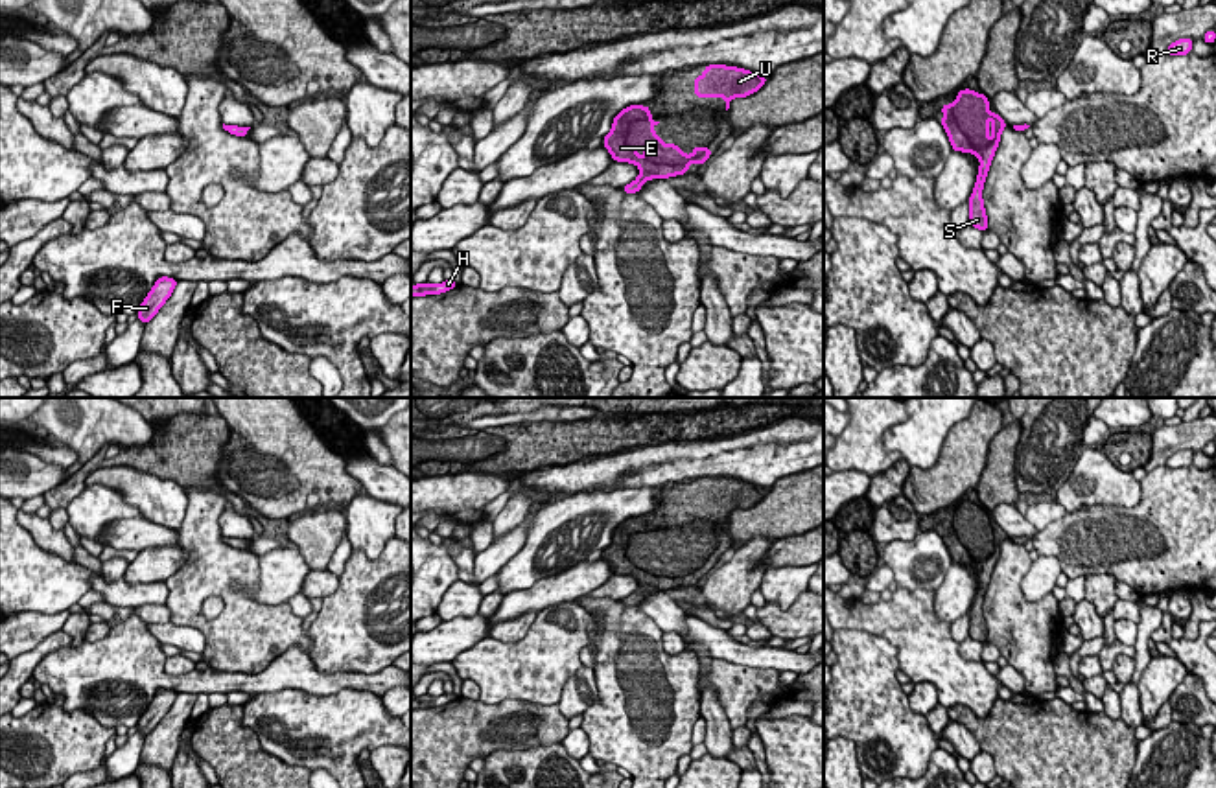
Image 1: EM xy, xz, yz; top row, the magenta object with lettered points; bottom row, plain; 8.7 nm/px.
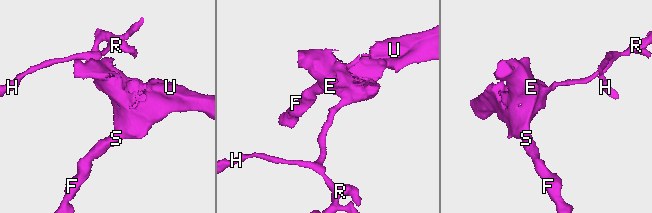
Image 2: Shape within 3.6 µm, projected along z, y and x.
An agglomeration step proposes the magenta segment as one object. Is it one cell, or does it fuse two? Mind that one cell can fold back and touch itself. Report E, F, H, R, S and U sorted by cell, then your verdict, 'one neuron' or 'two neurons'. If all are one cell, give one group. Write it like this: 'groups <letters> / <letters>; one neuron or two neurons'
groups E F H R S U; one neuron

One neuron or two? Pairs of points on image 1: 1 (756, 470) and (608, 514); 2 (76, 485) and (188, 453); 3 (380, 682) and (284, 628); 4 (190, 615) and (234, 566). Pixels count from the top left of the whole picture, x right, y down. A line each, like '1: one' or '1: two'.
1: two
2: one
3: two
4: one

